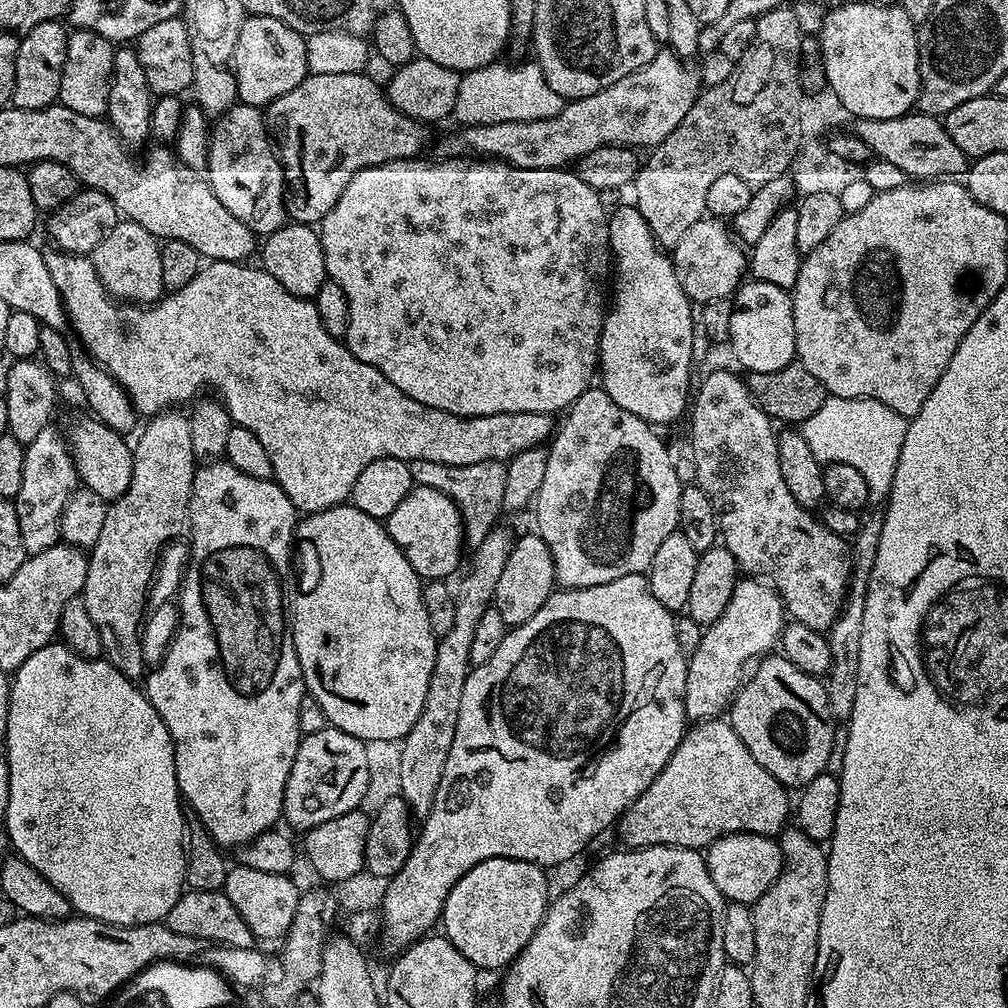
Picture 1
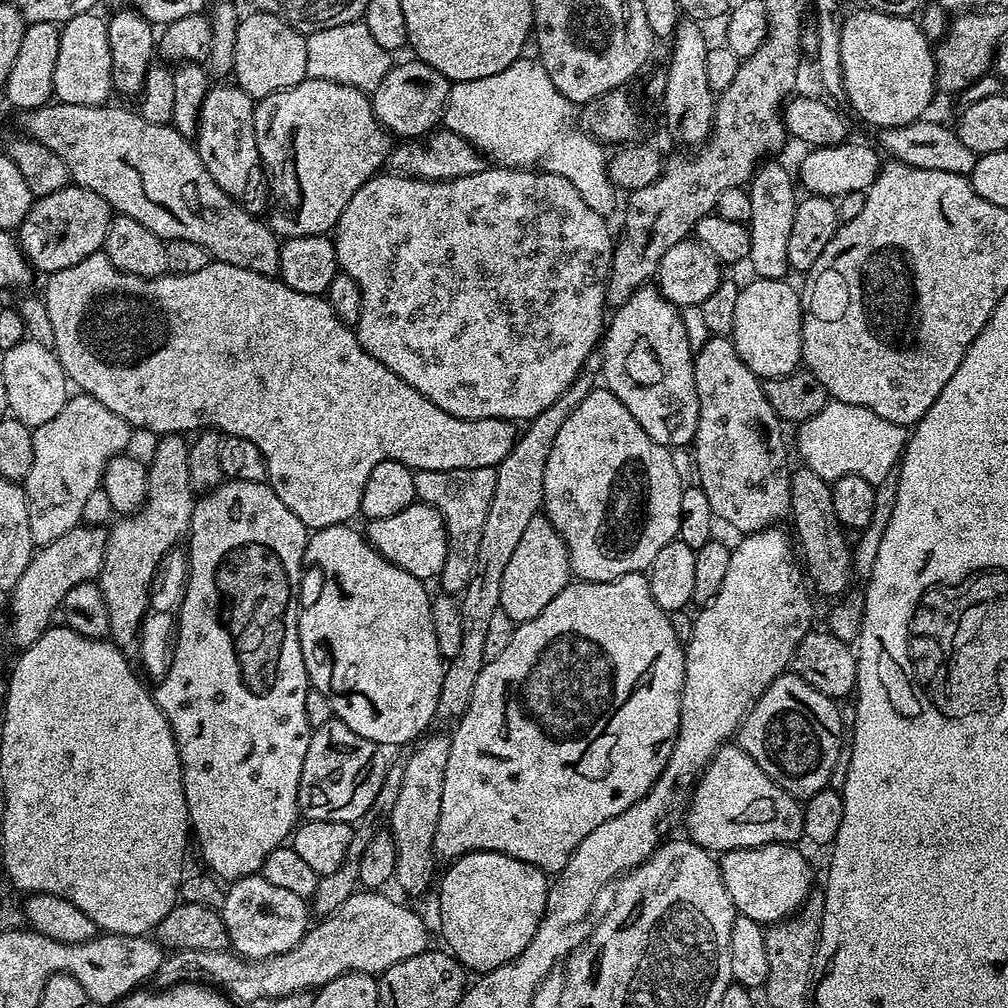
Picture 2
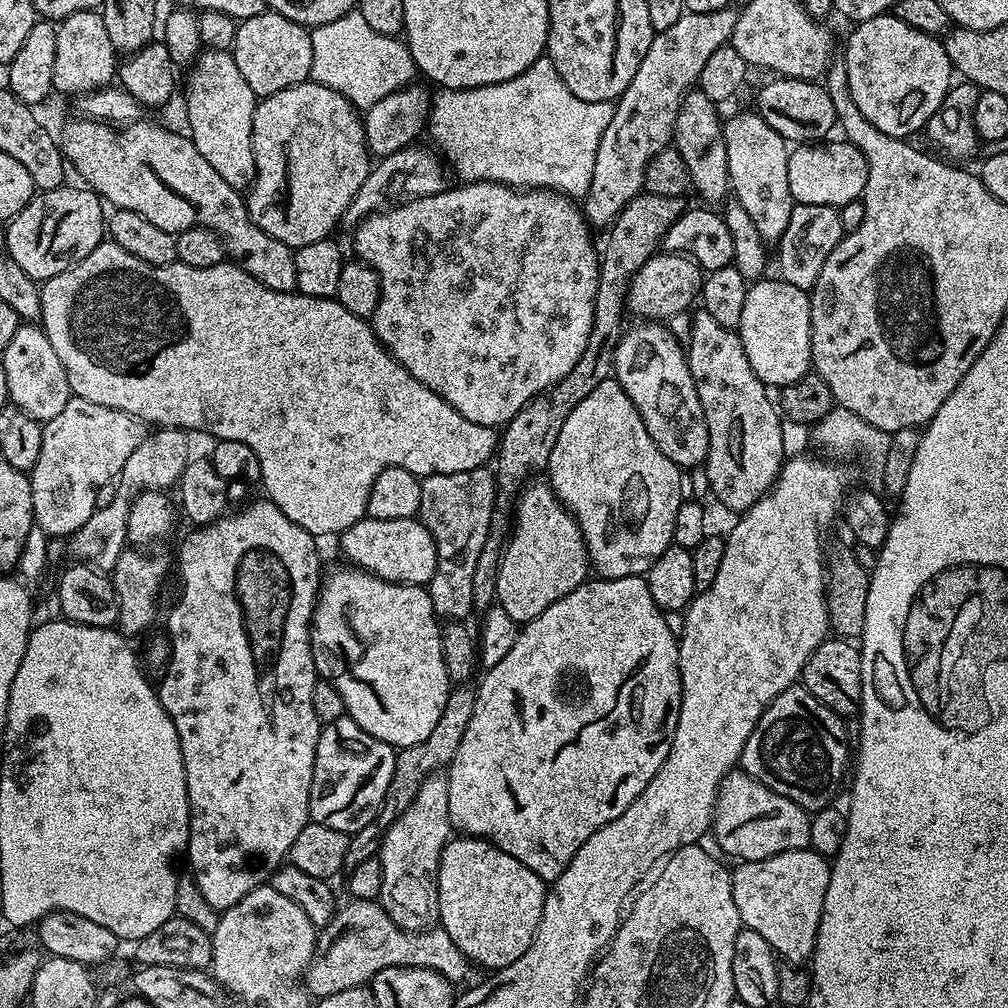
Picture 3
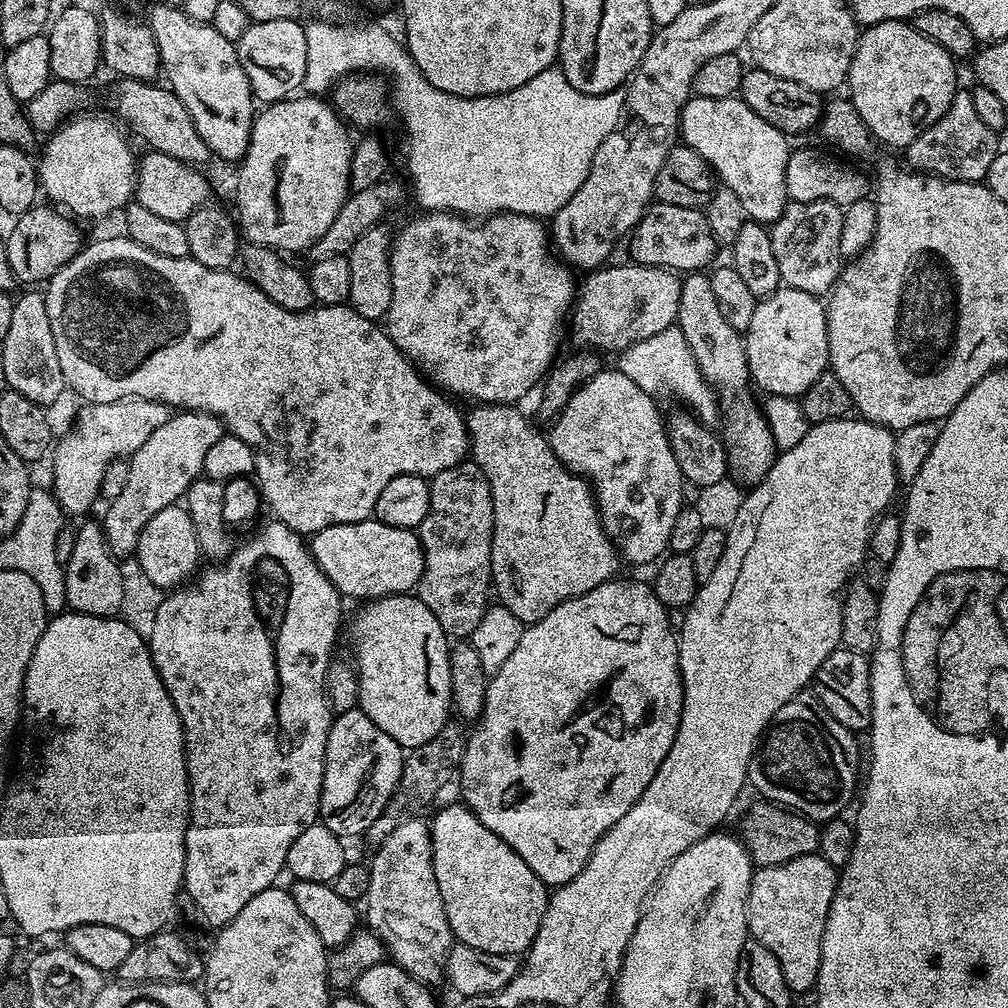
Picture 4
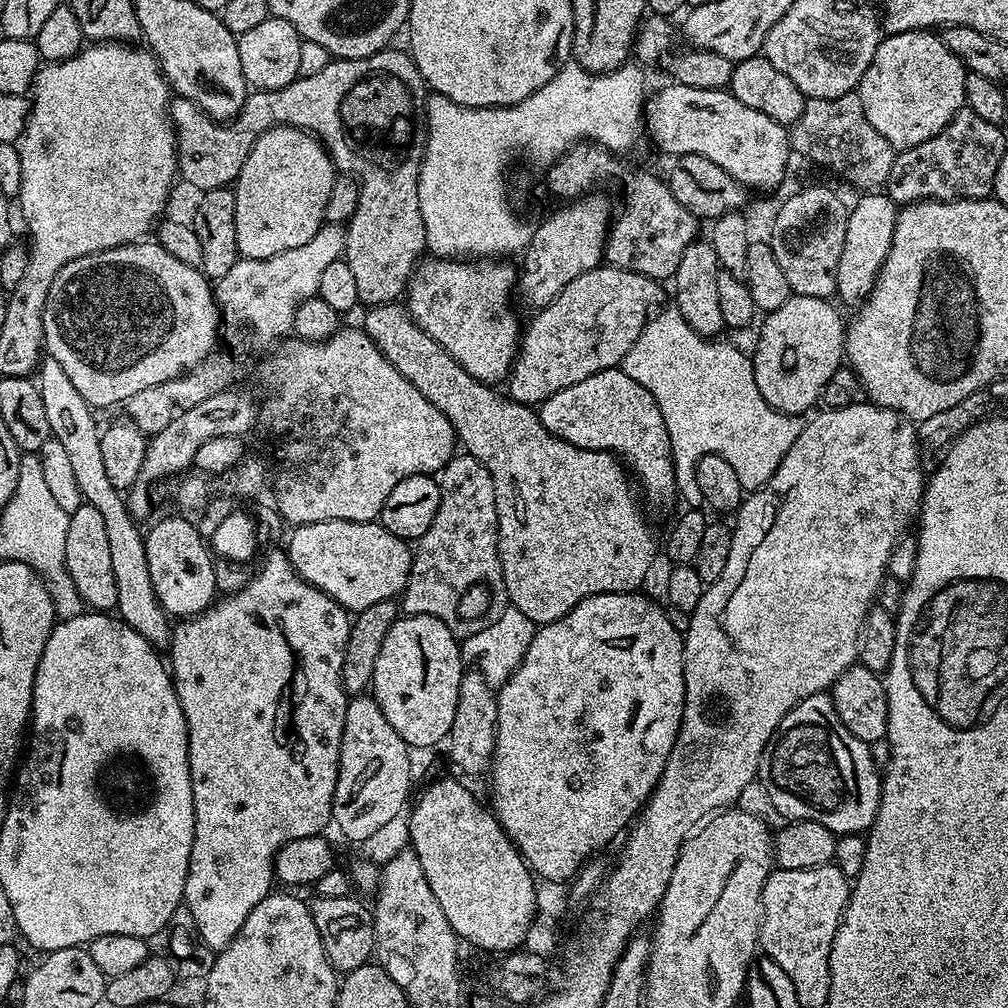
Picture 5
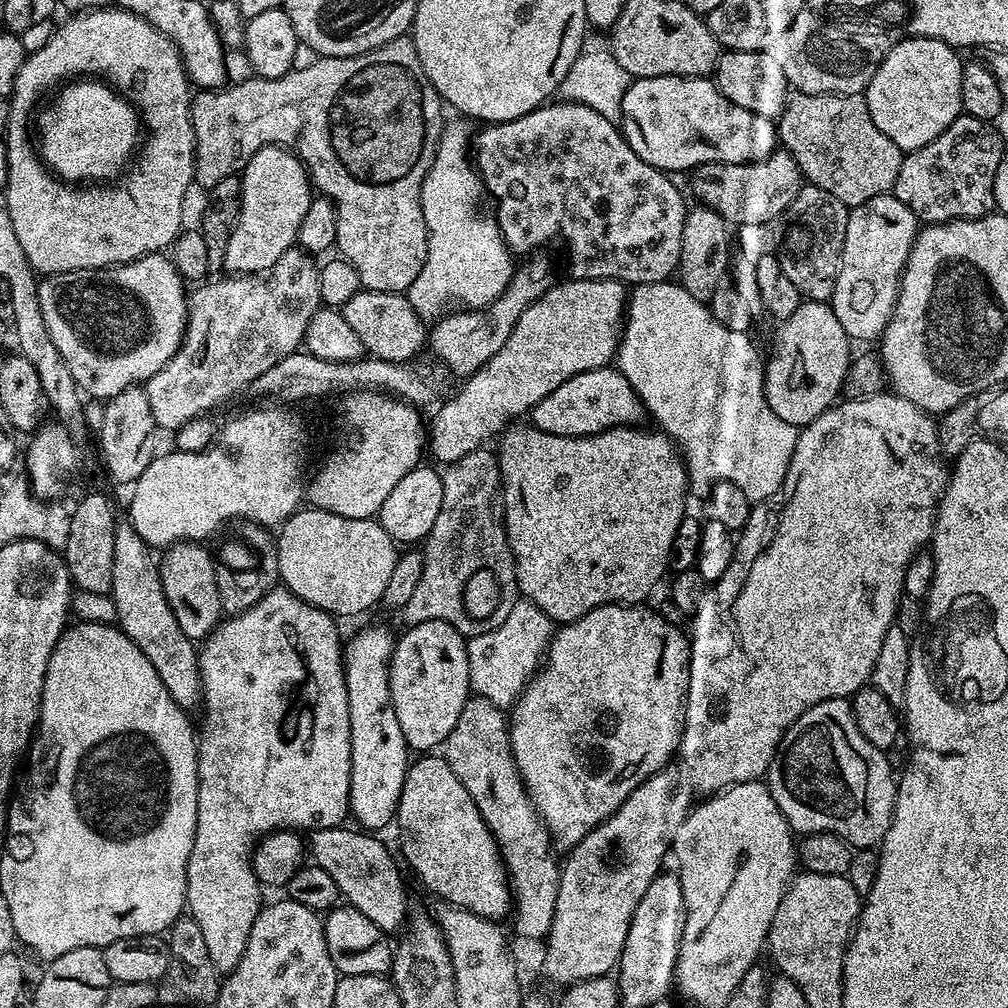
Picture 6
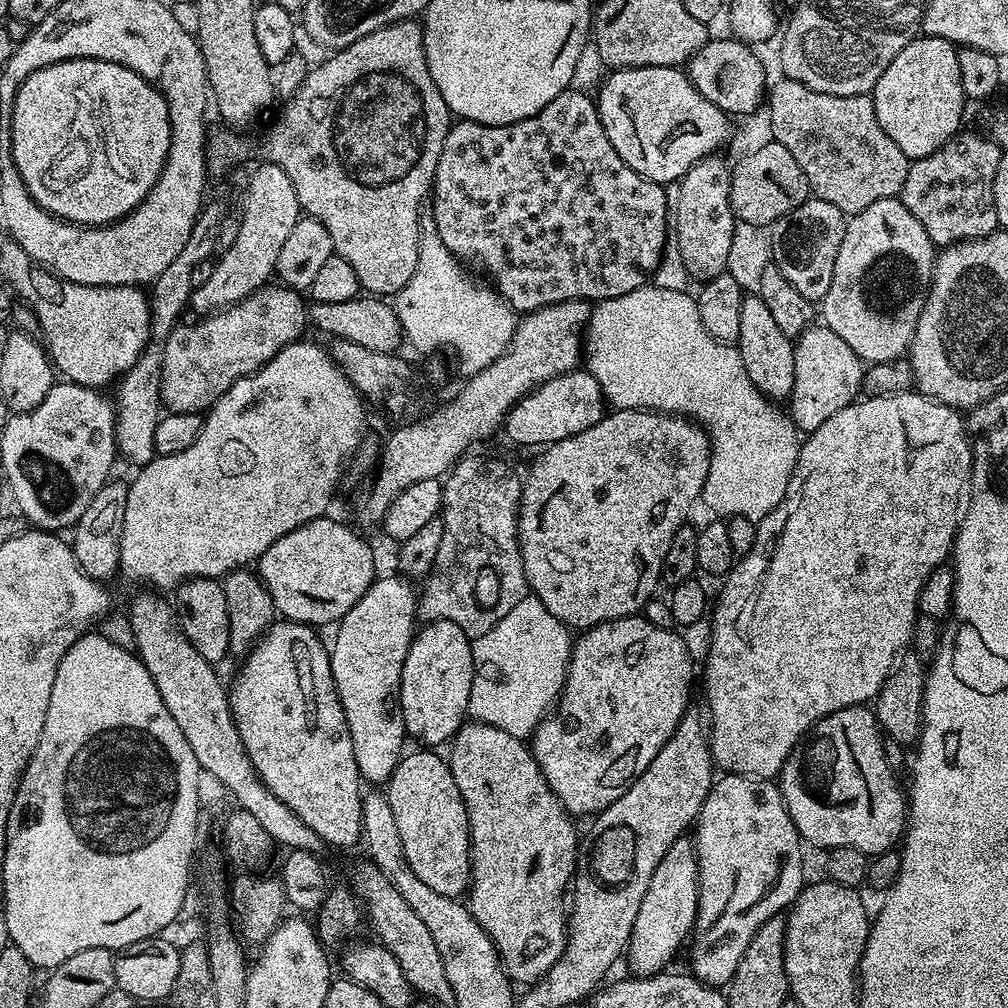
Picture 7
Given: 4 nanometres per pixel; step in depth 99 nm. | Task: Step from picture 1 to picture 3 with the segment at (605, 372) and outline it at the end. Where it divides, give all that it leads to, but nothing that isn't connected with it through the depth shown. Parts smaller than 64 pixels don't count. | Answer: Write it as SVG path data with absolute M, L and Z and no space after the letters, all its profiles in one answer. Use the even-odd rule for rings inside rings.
M640 322L637 328L629 327L621 336L616 347L616 357L612 359L614 379L620 383L622 390L634 402L642 422L646 422L646 430L650 438L674 462L681 470L696 468L705 463L708 458L708 447L710 446L710 434L706 426L706 418L702 410L702 402L698 398L698 390L694 378L688 369L688 357L683 343L676 341L674 333L660 322Z

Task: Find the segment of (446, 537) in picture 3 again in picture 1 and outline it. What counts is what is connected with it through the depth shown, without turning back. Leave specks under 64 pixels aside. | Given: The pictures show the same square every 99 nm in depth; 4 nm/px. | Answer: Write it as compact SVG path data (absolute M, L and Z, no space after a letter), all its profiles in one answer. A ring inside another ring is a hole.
M409 460L408 469L413 485L430 486L446 494L458 506L464 523L464 543L475 550L497 527L496 519L504 512L502 493L506 491L506 467L501 461L474 462L474 466L450 466L429 460Z

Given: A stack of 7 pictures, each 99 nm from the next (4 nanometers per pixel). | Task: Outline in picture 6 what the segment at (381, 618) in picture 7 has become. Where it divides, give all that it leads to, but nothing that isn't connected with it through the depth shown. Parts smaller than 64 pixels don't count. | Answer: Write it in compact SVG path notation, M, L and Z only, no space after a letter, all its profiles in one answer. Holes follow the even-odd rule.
M372 624L364 628L352 641L346 644L344 677L348 687L348 705L350 706L350 794L348 807L351 819L358 820L363 829L378 832L378 829L389 827L396 815L396 807L402 794L404 776L410 763L410 749L402 734L402 726L398 726L398 714L394 714L394 706L390 698L390 678L388 677L388 661L392 659L394 636L391 636L380 624Z

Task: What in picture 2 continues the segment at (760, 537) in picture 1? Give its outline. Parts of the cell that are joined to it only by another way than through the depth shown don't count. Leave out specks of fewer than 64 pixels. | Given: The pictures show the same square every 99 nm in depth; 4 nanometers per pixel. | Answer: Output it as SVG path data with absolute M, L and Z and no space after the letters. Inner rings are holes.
M709 335L704 345L699 345L692 365L694 382L698 390L698 430L694 441L696 448L696 472L700 475L698 487L706 494L717 521L725 520L740 534L761 532L781 523L780 519L789 515L790 467L788 452L784 449L782 421L776 411L766 402L761 377L754 375L750 366L742 362L738 350L726 336Z

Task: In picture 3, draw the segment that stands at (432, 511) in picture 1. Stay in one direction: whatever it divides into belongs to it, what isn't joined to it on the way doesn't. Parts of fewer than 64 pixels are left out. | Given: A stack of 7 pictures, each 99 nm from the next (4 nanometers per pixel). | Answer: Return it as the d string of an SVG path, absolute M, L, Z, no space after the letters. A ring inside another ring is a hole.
M365 518L354 522L339 533L340 548L348 555L347 563L383 580L395 584L426 586L436 569L436 547L430 530L416 518L373 520Z

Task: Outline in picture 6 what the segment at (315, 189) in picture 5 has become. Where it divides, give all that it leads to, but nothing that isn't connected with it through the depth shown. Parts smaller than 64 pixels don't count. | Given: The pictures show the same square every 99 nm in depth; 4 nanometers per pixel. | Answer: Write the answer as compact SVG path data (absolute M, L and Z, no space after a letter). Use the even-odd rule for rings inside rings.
M269 146L252 153L240 181L240 217L230 234L230 242L226 242L223 271L245 276L274 266L297 243L302 218L310 210L313 198L312 181L295 152Z

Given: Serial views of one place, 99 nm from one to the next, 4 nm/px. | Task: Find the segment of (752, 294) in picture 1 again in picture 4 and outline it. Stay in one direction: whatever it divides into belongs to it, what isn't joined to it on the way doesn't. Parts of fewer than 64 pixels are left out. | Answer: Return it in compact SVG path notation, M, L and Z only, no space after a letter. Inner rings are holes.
M781 286L763 297L743 337L751 383L768 392L764 394L769 397L799 398L828 368L826 304L821 297L806 294L806 290Z

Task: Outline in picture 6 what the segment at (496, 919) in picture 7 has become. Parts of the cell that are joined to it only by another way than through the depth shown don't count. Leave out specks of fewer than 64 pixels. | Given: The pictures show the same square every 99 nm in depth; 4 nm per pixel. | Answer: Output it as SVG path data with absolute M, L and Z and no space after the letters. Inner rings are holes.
M475 694L469 695L466 706L462 706L462 714L458 714L458 722L454 722L454 730L450 730L447 740L442 745L442 755L448 761L450 770L458 774L458 782L466 786L470 798L474 798L474 806L478 806L478 814L486 822L490 834L496 839L500 857L504 860L504 868L508 872L512 890L514 911L510 920L516 923L516 932L528 940L543 941L548 935L554 918L554 902L558 898L561 865L556 864L556 856L552 853L554 841L548 834L548 827L536 812L528 790L520 776L518 766L514 762L512 743L508 737L509 717L505 709L496 708L492 702Z

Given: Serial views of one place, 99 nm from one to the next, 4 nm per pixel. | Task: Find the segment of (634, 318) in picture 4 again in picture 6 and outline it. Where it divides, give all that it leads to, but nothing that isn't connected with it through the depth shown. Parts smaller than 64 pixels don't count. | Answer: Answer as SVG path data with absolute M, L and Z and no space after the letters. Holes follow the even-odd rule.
M565 280L565 284L557 283L546 290L542 298L533 302L522 314L522 318L518 318L518 326L510 330L506 346L502 346L502 350L498 350L498 354L487 360L473 376L467 377L456 396L450 397L448 401L445 399L435 409L436 417L432 424L430 420L426 448L430 456L432 452L437 465L453 464L466 454L485 447L489 443L487 440L495 441L509 425L519 421L516 420L519 416L527 417L532 408L538 406L546 394L554 394L562 382L595 368L609 367L615 361L616 349L620 347L626 323L629 289L618 280Z

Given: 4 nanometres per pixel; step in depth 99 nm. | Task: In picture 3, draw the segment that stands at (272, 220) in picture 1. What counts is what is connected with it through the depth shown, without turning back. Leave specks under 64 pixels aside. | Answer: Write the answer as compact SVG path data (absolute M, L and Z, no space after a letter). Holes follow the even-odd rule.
M208 48L201 51L187 69L188 81L183 81L184 104L188 107L188 128L193 146L222 174L225 182L241 190L252 186L256 176L256 163L252 149L252 115L258 98L250 90L250 82L242 78L238 62L234 62L231 51Z

